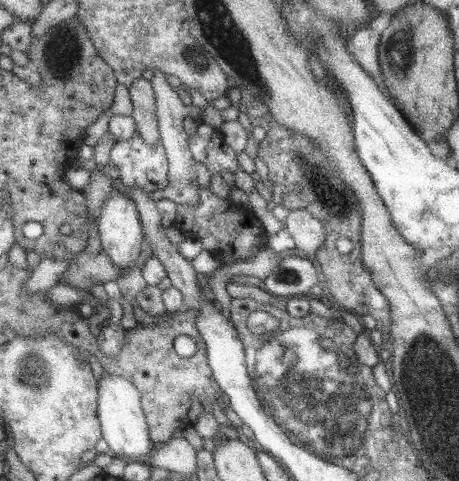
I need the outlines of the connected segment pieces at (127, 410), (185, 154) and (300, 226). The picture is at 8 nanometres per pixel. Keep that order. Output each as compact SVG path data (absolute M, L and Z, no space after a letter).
M103 372L97 380L99 392L96 412L100 419L100 432L109 447L109 454L123 457L128 461L139 461L149 456L153 444L149 439L140 401L140 392L125 377Z
M151 70L153 77L149 80L155 100L155 112L160 132L160 145L164 148L168 164L167 180L168 185L160 191L151 192L153 200L165 199L174 202L176 205L197 204L198 186L197 174L195 173L195 160L188 149L188 137L183 129L183 118L185 116L195 118L199 116L200 109L194 105L184 106L181 98L177 96L175 89L171 88L166 79L166 74L160 70Z
M291 209L282 227L294 242L295 250L302 256L314 259L314 252L325 240L324 226L309 212Z

